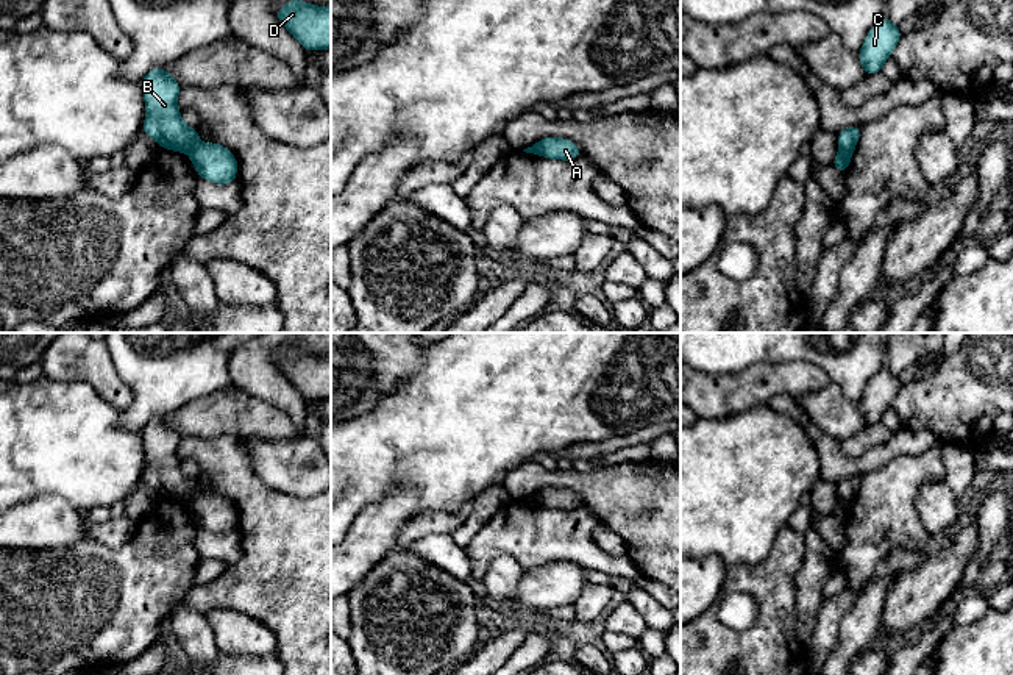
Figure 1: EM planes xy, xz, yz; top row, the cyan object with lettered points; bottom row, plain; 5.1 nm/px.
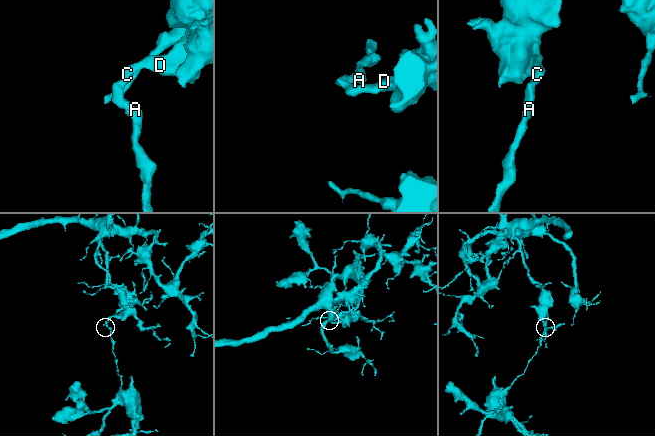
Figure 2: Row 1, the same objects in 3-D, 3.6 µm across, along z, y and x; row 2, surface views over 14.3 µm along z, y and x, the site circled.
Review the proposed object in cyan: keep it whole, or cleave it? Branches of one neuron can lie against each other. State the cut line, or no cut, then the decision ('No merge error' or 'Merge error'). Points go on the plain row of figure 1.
Split along yz (840, 499), (851, 503). Merge error

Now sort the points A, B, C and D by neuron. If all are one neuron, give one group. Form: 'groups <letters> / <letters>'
groups A / B C D

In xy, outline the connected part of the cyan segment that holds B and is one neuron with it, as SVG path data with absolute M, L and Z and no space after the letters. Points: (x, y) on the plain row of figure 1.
M156 417L142 428L140 434L147 459L142 481L162 498L190 503L198 495L198 481L179 467L178 431L165 419Z

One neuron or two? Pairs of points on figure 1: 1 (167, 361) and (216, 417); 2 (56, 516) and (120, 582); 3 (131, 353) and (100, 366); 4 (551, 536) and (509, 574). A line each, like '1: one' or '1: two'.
1: two
2: two
3: two
4: two

